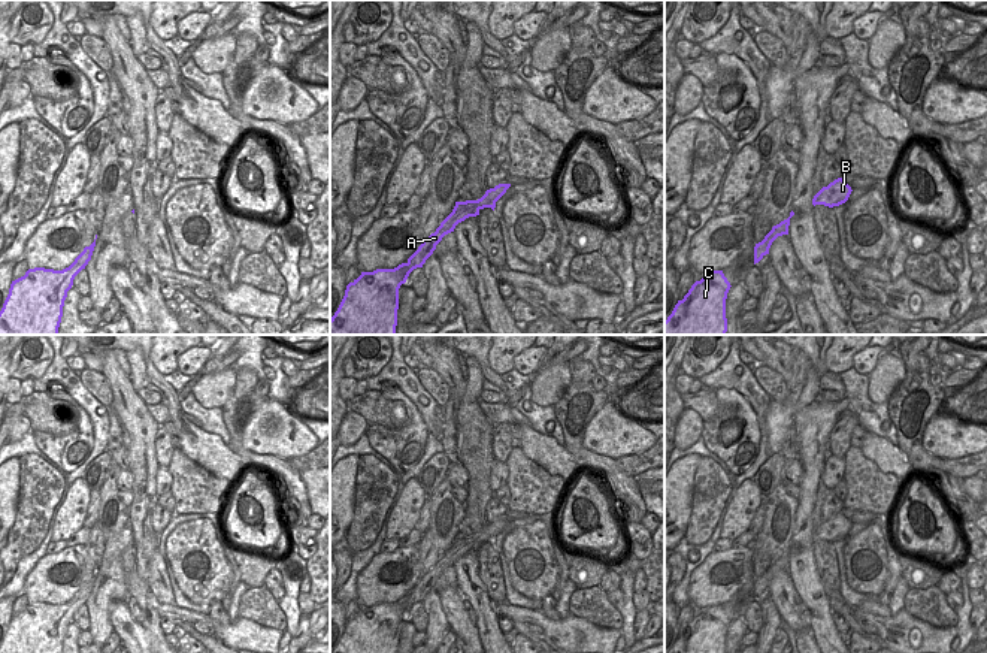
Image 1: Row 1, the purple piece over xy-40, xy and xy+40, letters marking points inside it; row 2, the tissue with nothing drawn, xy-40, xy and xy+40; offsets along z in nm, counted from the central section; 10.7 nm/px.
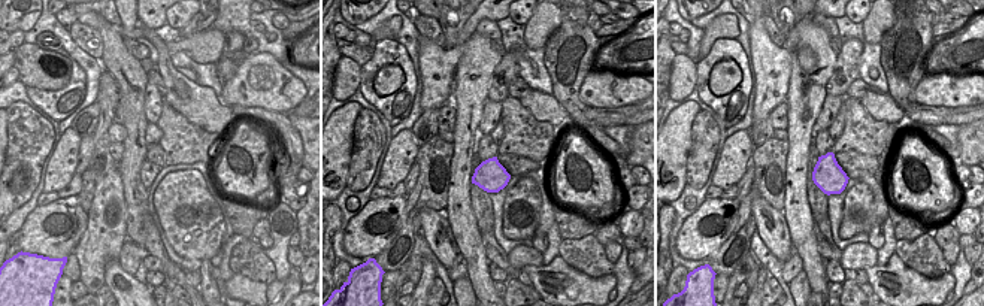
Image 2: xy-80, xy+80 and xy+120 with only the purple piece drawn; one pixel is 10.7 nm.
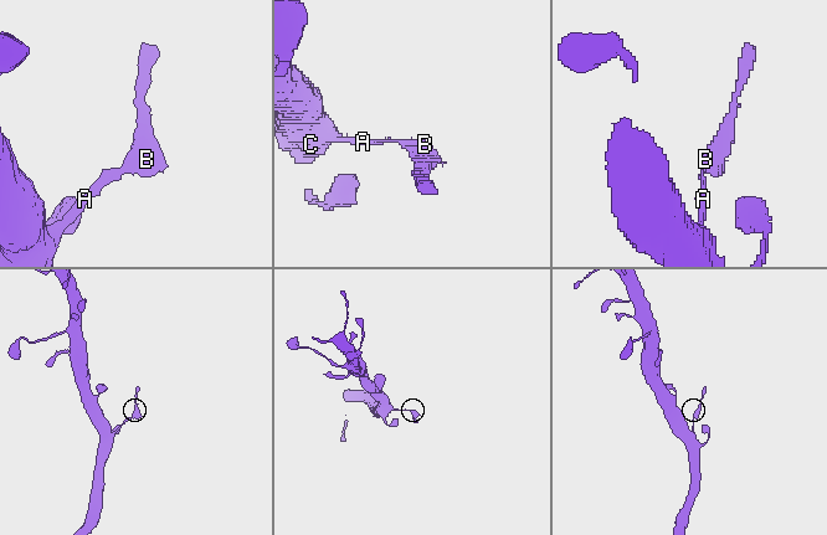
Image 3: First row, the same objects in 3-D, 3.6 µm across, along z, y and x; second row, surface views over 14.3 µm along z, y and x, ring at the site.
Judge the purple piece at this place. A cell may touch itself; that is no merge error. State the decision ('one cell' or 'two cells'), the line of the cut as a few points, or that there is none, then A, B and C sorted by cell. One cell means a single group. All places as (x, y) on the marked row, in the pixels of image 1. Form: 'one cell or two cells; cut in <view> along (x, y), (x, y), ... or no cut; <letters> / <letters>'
two cells; cut in xy along (459, 202), (471, 202), (478, 214); A C / B

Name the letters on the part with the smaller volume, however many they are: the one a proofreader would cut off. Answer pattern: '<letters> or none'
B

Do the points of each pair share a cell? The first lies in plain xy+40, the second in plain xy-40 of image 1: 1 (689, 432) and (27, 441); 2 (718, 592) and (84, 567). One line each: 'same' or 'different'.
1: different
2: same

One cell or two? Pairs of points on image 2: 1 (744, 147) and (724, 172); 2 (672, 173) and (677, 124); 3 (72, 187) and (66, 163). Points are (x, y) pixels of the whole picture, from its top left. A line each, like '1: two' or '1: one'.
1: one
2: one
3: two

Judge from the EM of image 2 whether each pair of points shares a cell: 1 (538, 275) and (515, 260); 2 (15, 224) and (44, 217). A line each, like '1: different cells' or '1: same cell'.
1: different cells
2: different cells

